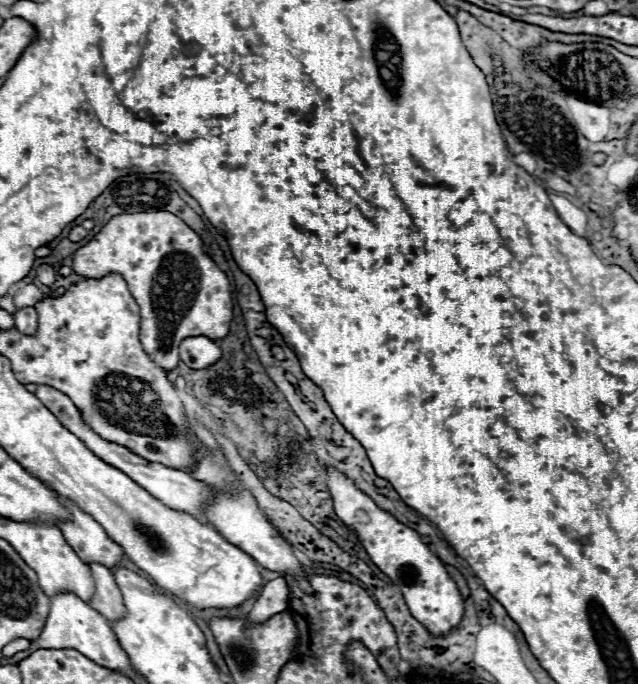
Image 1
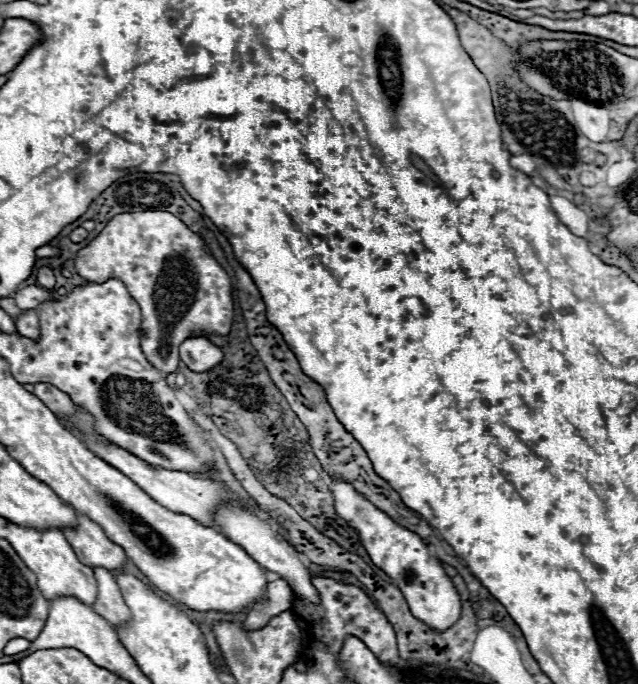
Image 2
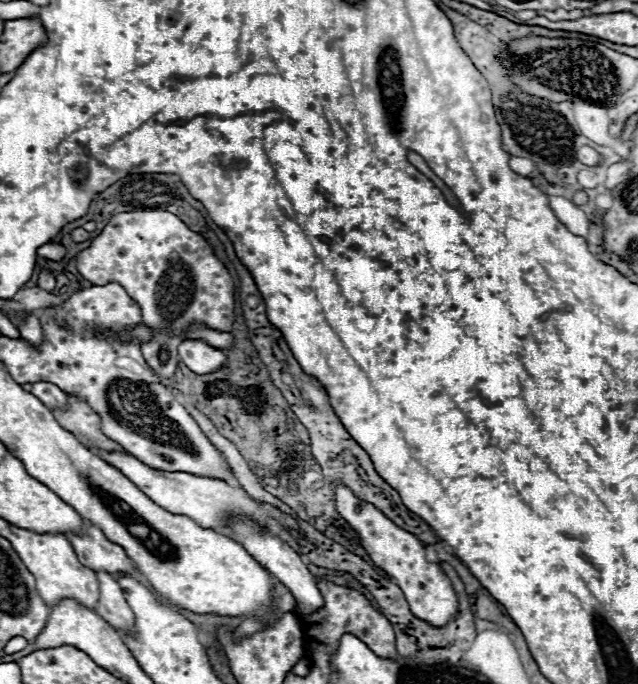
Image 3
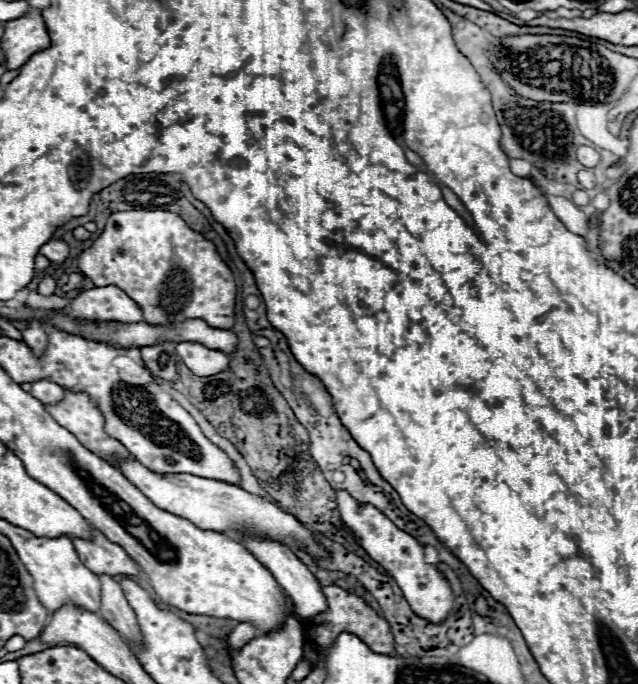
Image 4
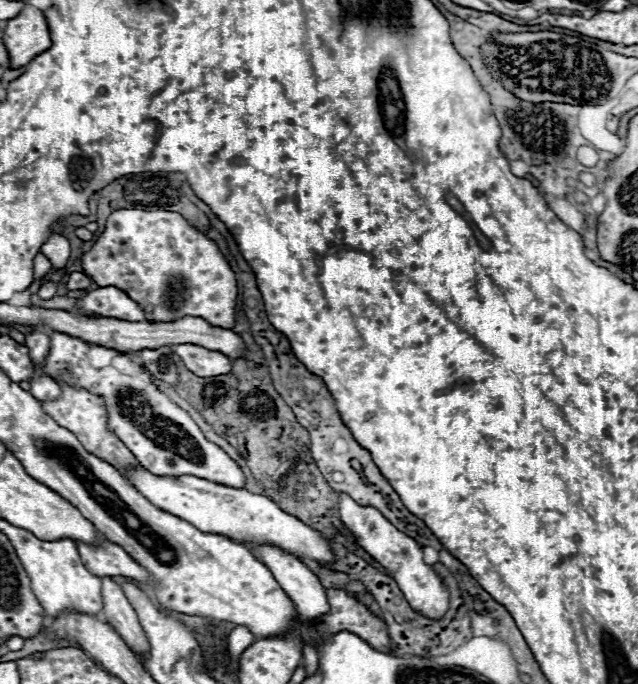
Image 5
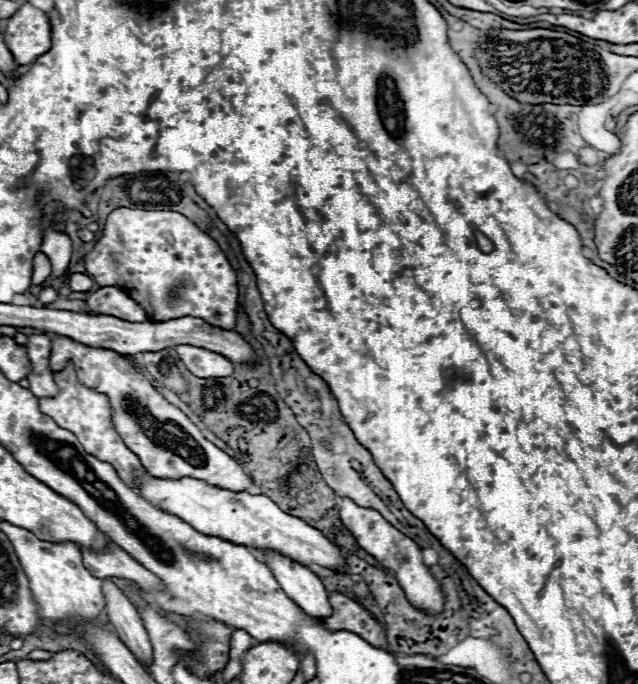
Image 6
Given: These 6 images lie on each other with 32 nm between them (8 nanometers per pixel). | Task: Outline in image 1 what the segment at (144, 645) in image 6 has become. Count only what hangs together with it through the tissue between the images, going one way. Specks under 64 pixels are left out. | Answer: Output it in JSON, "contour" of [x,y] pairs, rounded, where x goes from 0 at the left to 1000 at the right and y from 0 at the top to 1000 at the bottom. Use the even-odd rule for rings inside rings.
{"contour":[[[141,825],[141,830],[150,848],[150,865],[141,886],[160,895],[160,901],[166,901],[166,906],[172,909],[188,906],[191,901],[197,901],[197,886],[191,883],[191,868],[179,851],[176,833],[160,825]]]}

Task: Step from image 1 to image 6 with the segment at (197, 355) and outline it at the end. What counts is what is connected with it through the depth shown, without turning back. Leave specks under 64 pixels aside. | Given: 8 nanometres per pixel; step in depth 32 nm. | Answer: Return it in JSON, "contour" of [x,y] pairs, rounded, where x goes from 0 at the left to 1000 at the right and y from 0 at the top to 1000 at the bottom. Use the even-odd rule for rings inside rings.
{"contour":[[[295,503],[276,506],[276,515],[279,515],[279,523],[292,532],[292,538],[310,553],[364,550],[367,544],[367,532],[348,518],[339,518],[320,509],[304,509]]]}

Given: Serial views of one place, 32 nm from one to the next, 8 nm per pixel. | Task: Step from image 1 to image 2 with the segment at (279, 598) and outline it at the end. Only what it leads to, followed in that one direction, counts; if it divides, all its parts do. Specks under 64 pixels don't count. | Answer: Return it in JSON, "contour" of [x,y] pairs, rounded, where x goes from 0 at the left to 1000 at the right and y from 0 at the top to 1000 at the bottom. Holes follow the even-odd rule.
{"contour":[[[445,848],[423,851],[420,863],[417,863],[417,877],[411,877],[408,883],[398,886],[392,901],[379,909],[379,921],[392,924],[392,921],[404,921],[404,918],[417,915],[423,904],[455,892],[458,883],[461,883],[461,868],[451,860],[451,854]]]}

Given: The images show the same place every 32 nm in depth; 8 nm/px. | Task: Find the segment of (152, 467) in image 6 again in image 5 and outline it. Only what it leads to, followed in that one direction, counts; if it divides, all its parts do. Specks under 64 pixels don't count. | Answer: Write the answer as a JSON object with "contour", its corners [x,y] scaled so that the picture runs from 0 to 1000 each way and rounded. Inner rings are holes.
{"contour":[[[78,482],[78,515],[69,532],[69,544],[85,556],[97,556],[97,558],[135,567],[144,576],[160,579],[169,599],[172,629],[201,652],[201,658],[216,670],[216,675],[232,690],[241,690],[241,696],[310,696],[320,702],[335,702],[339,708],[354,708],[357,713],[386,711],[386,696],[379,684],[348,655],[323,643],[313,626],[304,620],[304,614],[282,594],[266,588],[263,579],[248,570],[245,561],[238,561],[238,553],[232,550],[232,544],[213,529],[213,518],[194,518],[176,509],[135,503],[122,494]]]}

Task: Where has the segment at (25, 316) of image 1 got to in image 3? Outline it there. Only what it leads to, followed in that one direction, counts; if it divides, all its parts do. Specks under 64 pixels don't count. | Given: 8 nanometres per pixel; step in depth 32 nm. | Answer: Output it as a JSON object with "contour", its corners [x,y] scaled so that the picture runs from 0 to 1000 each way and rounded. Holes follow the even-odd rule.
{"contour":[[[44,459],[41,465],[34,465],[34,477],[31,477],[31,488],[38,497],[44,497],[53,509],[66,506],[69,503],[69,485],[66,485],[66,477],[63,477],[63,468],[56,459]]]}

